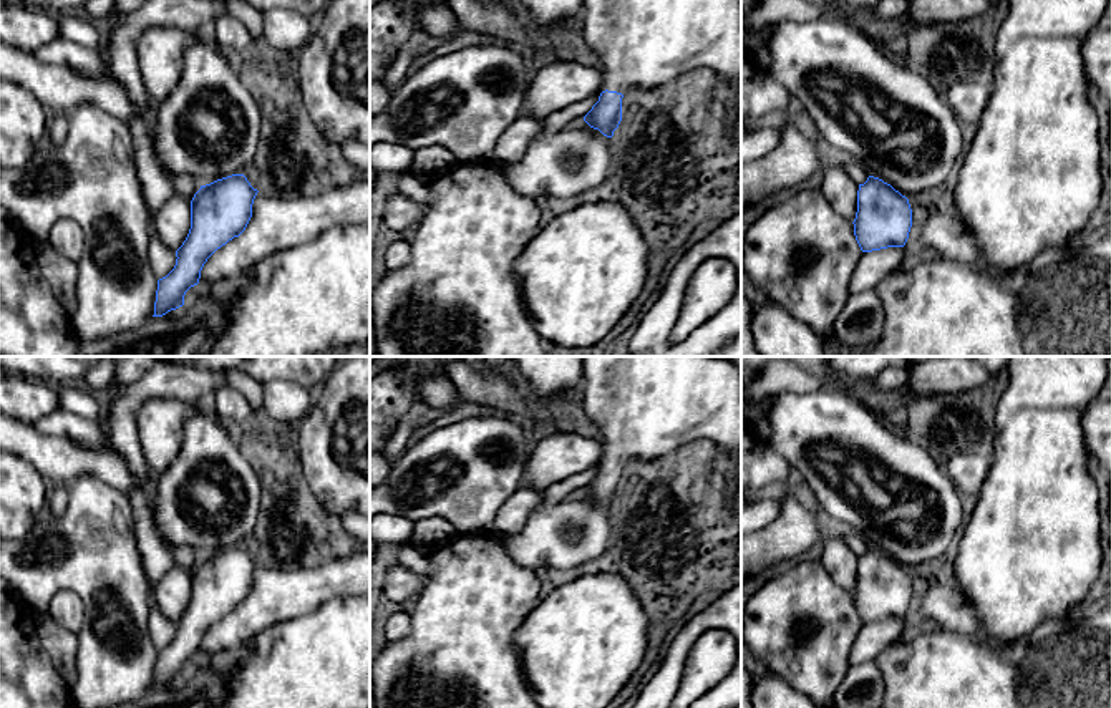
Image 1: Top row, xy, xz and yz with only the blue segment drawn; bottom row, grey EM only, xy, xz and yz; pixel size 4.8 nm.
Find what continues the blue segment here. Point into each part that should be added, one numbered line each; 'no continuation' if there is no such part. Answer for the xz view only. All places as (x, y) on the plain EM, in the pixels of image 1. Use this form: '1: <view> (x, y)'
1: xz (645, 407)

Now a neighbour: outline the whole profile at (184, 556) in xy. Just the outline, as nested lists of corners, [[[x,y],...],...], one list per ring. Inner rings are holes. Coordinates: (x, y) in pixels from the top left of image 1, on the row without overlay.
[[[179,546],[172,549],[172,557],[176,565],[182,569],[194,569],[194,565],[201,560],[201,555],[189,546]]]

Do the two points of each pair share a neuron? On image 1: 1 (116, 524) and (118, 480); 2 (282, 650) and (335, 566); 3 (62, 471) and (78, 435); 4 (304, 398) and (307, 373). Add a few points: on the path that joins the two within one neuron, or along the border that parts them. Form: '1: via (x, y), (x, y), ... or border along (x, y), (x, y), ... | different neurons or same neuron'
1: border along (82, 475), (92, 475), (125, 493) | different neurons
2: border along (339, 597), (267, 629) | different neurons
3: border along (37, 430), (82, 446), (111, 450) | different neurons
4: border along (267, 382), (294, 380), (314, 392) | different neurons

